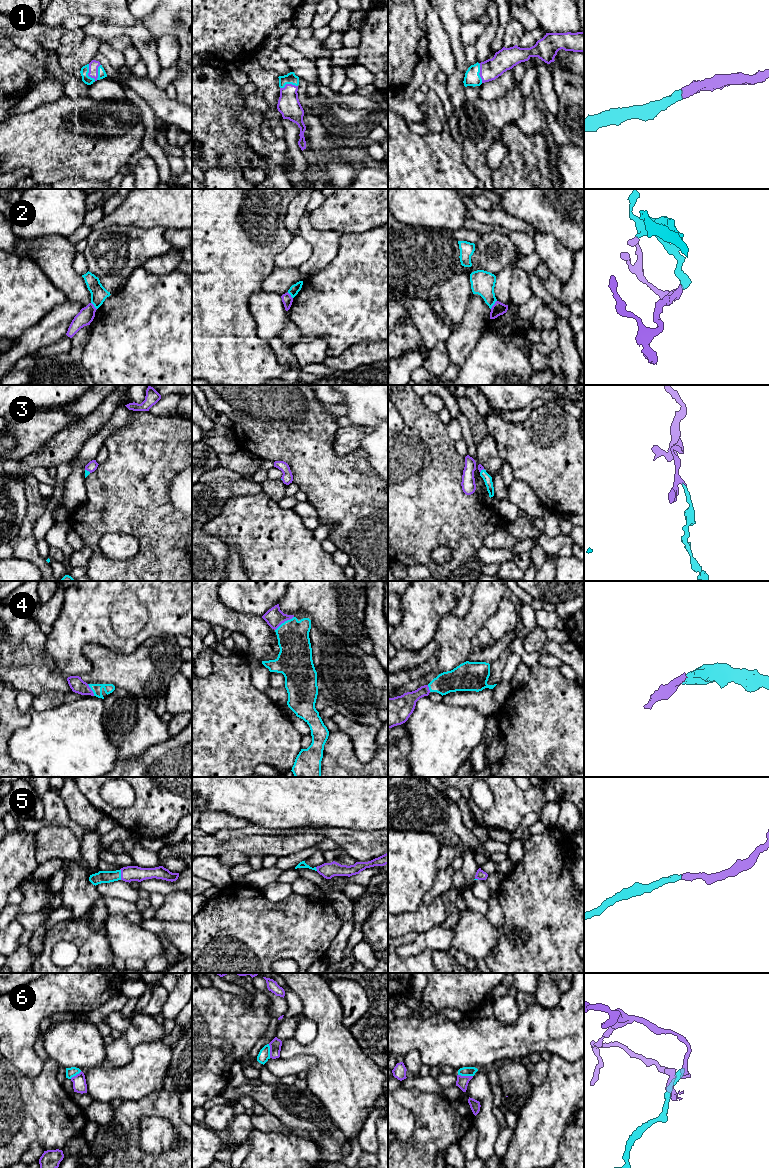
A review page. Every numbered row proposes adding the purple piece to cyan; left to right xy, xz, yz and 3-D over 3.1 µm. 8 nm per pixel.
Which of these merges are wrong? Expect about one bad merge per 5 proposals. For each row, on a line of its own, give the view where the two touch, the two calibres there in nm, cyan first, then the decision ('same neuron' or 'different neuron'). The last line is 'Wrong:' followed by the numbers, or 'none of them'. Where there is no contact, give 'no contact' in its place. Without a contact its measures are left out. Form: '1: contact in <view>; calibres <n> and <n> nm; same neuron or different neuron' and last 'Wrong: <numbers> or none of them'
1: contact in xy; calibres 70 and 80 nm; same neuron
2: contact in yz; calibres 190 and 100 nm; different neuron
3: contact in yz; calibres 70 and 50 nm; same neuron
4: contact in xz; calibres 260 and 150 nm; same neuron
5: contact in xy; calibres 100 and 130 nm; same neuron
6: contact in yz; calibres 80 and 100 nm; different neuron
Wrong: 2, 6

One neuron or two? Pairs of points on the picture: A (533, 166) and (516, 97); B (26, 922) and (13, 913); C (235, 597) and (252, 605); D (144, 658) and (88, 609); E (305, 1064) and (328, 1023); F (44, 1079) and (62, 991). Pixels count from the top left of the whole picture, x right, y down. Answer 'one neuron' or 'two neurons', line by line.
A: two neurons
B: two neurons
C: one neuron
D: two neurons
E: two neurons
F: two neurons

